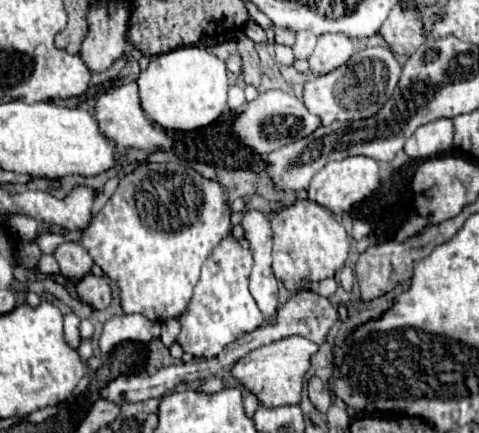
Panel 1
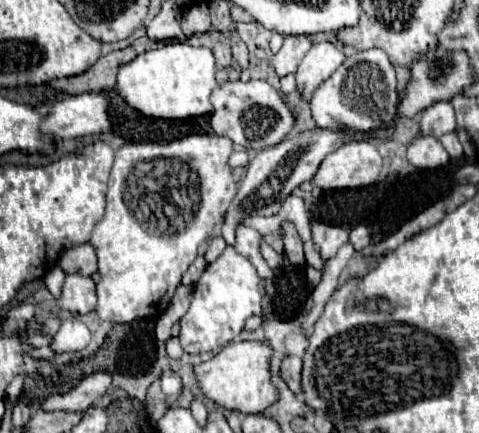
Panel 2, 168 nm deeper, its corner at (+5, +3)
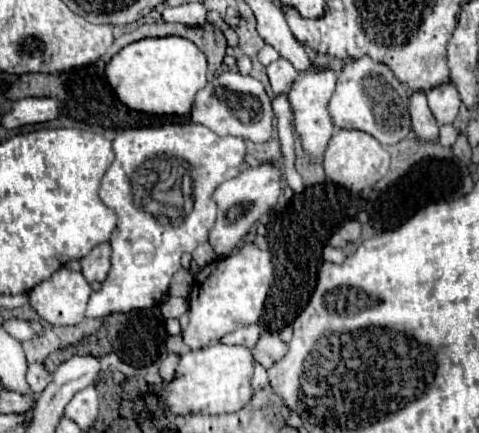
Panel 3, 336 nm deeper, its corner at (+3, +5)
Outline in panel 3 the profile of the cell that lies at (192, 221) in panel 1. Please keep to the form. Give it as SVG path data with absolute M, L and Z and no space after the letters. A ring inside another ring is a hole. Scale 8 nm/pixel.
M168 124L158 128L130 128L124 130L114 142L114 162L106 170L100 184L102 202L118 216L118 226L112 232L112 270L98 292L92 292L88 300L86 318L104 318L112 312L130 312L138 308L150 308L168 294L168 284L174 272L180 268L180 256L186 250L194 250L208 240L208 232L216 220L216 206L212 200L214 190L224 182L240 174L240 166L246 156L246 144L236 136L218 136L202 124ZM174 158L174 172L172 172ZM192 200L192 206L184 210L184 202ZM180 202L180 204L178 204ZM178 204L178 206L176 206Z

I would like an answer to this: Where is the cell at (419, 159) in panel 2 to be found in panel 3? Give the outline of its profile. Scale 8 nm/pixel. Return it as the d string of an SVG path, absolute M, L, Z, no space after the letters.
M414 92L410 96L410 116L412 116L412 130L422 142L438 140L438 122L426 104L424 92Z

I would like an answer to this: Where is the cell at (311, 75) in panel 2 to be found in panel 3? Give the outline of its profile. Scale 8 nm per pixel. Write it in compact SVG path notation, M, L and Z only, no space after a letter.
M316 68L314 72L302 72L296 76L296 80L288 92L288 100L290 100L292 112L294 112L294 128L296 128L296 134L300 136L302 148L308 154L312 164L322 162L322 154L328 146L328 140L334 134L334 122L328 112L328 102L334 94L336 78L338 78L338 74L332 68Z

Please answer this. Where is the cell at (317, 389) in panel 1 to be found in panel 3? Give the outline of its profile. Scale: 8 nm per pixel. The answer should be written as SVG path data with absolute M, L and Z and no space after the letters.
M260 334L256 346L252 348L252 358L254 362L262 364L264 368L272 366L278 358L282 358L286 354L286 344L278 338L278 336L272 336L272 334Z

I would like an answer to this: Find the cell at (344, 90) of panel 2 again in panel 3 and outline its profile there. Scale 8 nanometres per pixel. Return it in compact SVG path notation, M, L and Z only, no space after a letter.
M364 56L358 60L350 60L342 72L338 74L336 92L328 104L334 126L338 128L356 128L372 134L380 144L398 144L412 132L412 122L408 114L408 92L402 86L400 98L400 82L394 78L392 70L372 58Z

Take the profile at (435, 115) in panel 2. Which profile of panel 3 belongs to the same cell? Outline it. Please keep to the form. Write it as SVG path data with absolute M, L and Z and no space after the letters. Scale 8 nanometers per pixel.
M444 82L442 86L434 86L428 90L428 106L438 120L438 124L452 124L460 110L460 98L454 82Z

